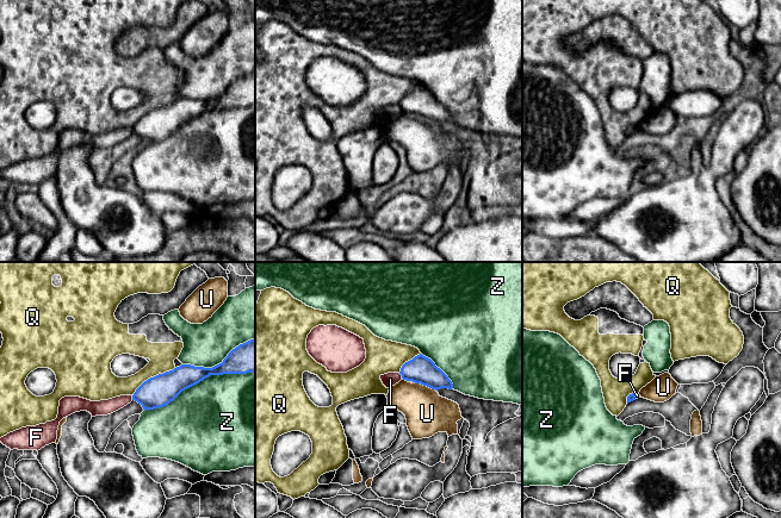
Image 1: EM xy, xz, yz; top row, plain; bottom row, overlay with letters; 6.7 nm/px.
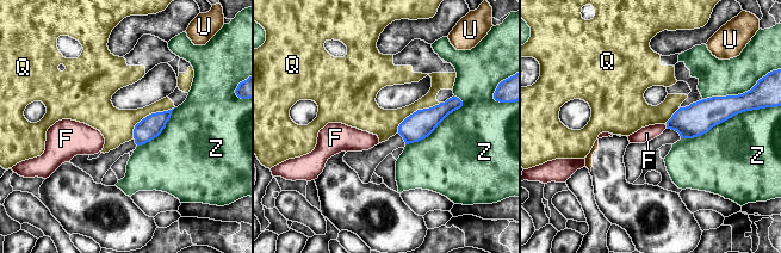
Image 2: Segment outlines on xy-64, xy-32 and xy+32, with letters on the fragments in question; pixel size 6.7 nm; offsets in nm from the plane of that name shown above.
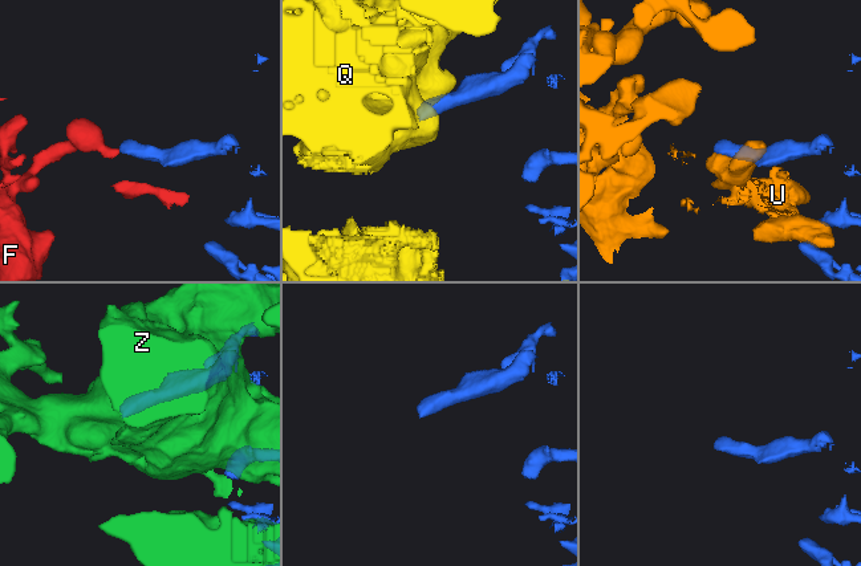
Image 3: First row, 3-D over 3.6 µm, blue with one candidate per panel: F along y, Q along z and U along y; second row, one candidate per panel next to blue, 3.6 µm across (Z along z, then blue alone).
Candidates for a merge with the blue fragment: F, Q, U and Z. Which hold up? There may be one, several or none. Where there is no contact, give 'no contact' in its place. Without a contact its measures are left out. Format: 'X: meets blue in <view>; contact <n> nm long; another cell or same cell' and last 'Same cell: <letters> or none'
F: meets blue in xz; contact 50 nm long; another cell
Q: meets blue in xy; contact 340 nm long; another cell
U: meets blue in xz; contact 170 nm long; another cell
Z: meets blue in xy; contact 800 nm long; another cell
Same cell: none

